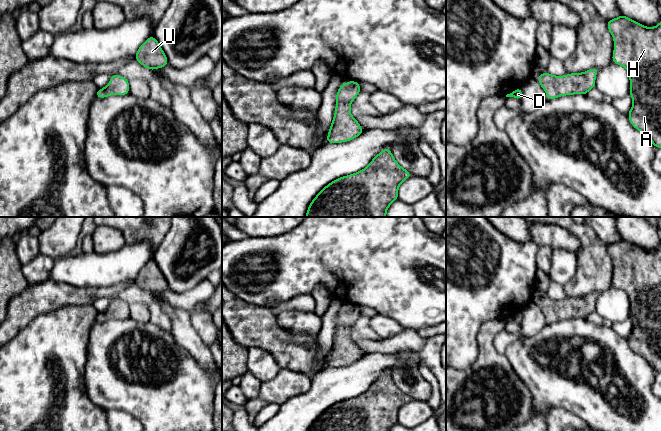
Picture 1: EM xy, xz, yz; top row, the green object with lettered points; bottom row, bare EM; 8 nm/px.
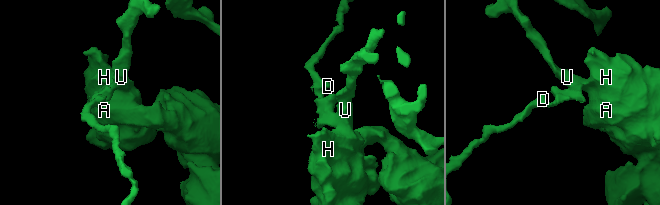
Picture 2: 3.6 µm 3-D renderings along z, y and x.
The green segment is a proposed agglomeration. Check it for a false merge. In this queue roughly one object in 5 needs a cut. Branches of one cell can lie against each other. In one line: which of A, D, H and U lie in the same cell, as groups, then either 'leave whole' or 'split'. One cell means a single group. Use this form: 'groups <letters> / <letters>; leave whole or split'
groups A D H U; leave whole

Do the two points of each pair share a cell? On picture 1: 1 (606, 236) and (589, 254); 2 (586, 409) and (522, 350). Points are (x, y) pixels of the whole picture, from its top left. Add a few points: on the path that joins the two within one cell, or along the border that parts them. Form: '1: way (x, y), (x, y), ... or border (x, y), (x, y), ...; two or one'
1: border (591, 227), (606, 246); two
2: way (570, 393), (551, 374), (543, 372), (536, 366); one

